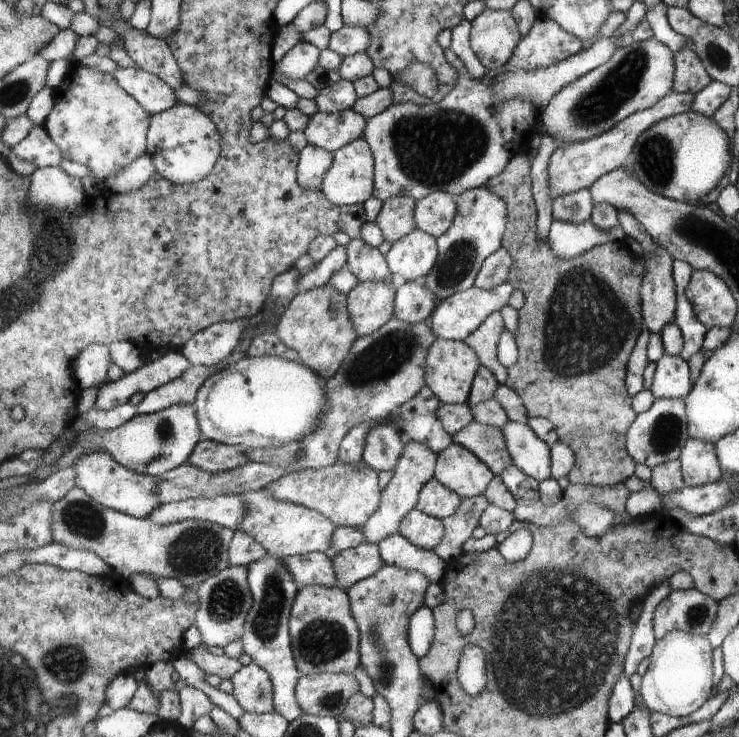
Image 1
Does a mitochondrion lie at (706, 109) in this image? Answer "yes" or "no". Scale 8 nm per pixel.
no

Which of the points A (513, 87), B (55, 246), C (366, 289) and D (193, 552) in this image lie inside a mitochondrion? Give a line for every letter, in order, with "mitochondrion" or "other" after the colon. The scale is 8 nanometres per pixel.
A: other
B: mitochondrion
C: other
D: mitochondrion

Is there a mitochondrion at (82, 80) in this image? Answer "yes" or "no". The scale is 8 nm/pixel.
no

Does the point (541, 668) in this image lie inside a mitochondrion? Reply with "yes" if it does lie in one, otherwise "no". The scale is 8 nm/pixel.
yes

